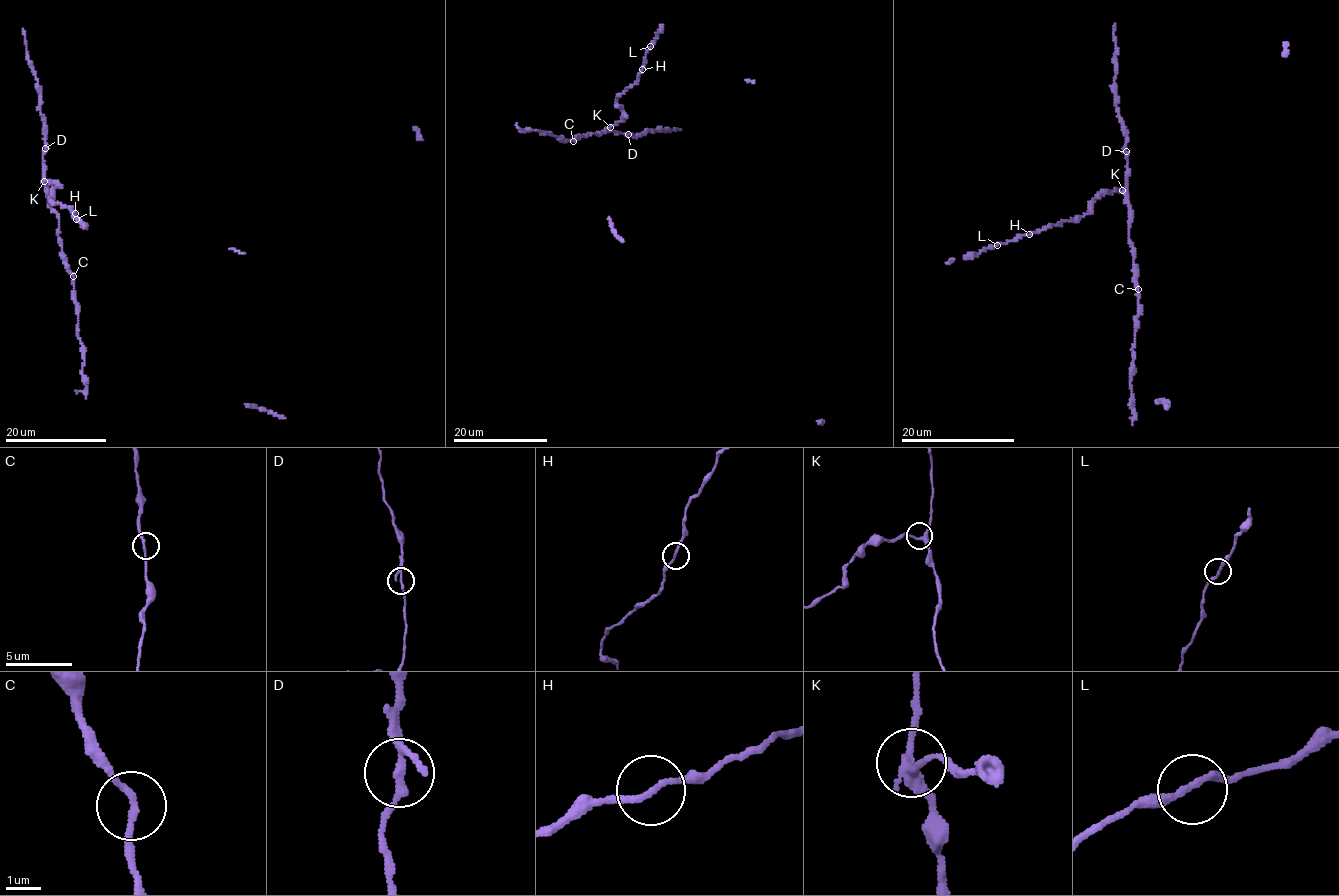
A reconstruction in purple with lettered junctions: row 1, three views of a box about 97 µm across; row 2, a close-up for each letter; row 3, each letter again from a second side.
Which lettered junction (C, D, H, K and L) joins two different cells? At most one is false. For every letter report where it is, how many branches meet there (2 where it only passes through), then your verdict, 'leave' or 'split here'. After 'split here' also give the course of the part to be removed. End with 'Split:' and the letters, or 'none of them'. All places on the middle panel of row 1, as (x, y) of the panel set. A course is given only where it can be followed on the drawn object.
C: at (573, 141); 2 branches meet; leave
D: at (628, 134); 3 branches meet; leave
H: at (642, 69); 2 branches meet; leave
K: at (610, 127); 3 branches meet; leave
L: at (650, 46); 2 branches meet; leave
Split: none of them

